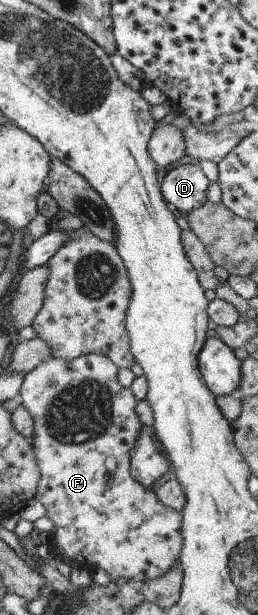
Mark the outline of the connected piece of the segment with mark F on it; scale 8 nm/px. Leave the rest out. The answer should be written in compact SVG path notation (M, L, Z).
M101 354L80 355L72 360L62 360L57 358L47 358L32 369L28 374L24 374L21 389L19 390L21 407L30 415L33 422L33 437L29 439L35 456L35 461L39 470L39 483L34 500L38 501L46 509L46 517L54 524L53 533L50 533L48 546L58 553L62 553L69 558L69 561L78 563L81 569L87 573L90 569L98 567L106 572L112 580L123 578L124 580L150 580L162 576L174 563L177 562L181 551L181 513L173 511L164 506L154 492L148 491L132 480L129 475L129 464L131 452L135 447L135 442L141 433L141 423L135 413L137 400L130 388L121 387L117 381L117 369L108 357Z

